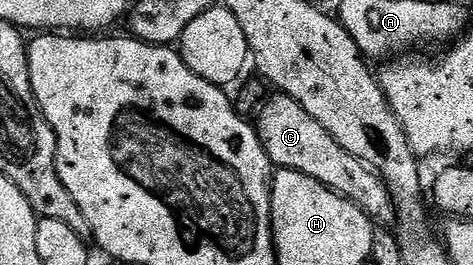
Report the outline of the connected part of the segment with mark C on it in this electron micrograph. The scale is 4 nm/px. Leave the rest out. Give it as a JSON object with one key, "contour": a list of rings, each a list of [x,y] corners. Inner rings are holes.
{"contour":[[[276,92],[273,95],[258,110],[260,143],[266,148],[273,167],[302,172],[362,208],[377,223],[395,223],[396,209],[392,207],[392,197],[380,175],[362,160],[350,156],[350,152],[346,152],[346,148],[342,148],[342,144],[338,144],[338,140],[334,140],[334,136],[330,136],[330,132],[326,132],[318,120],[314,120],[314,116],[310,116],[310,112],[298,104],[298,100],[289,94]]]}

